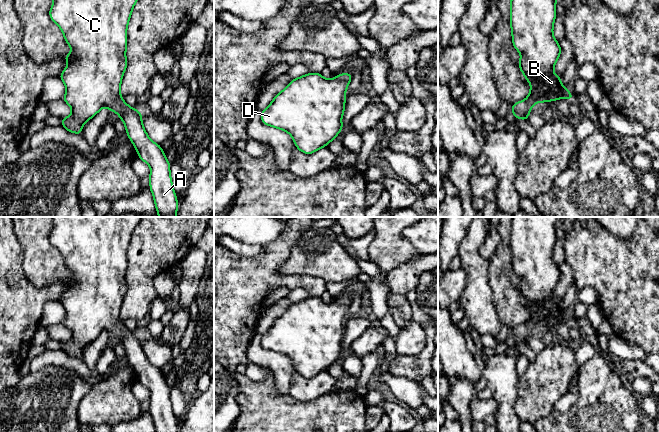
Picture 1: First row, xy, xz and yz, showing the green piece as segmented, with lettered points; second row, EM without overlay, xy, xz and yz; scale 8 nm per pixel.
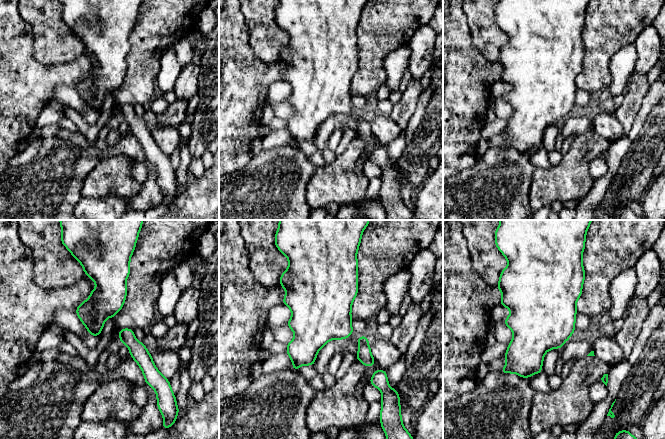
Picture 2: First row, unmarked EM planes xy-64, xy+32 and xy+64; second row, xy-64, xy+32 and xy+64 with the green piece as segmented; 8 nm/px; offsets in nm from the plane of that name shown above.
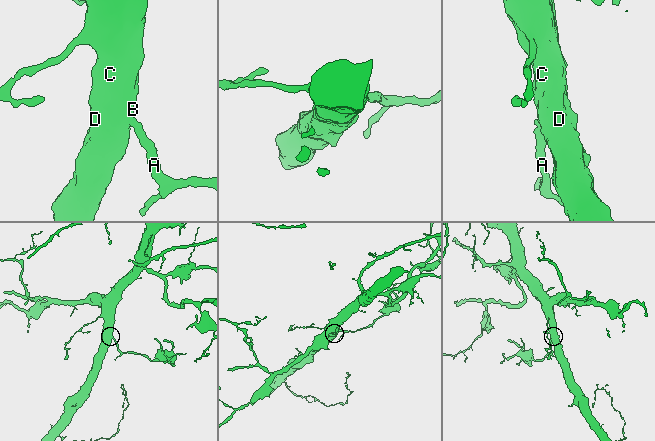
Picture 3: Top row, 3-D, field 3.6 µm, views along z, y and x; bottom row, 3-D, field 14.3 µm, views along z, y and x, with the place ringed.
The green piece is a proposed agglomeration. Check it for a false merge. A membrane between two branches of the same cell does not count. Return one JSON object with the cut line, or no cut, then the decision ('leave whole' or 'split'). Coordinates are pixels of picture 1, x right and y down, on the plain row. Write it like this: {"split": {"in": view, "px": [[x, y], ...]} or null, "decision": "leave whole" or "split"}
{"split": null, "decision": "leave whole"}

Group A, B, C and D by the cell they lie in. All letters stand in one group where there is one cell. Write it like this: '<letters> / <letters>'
A B C D

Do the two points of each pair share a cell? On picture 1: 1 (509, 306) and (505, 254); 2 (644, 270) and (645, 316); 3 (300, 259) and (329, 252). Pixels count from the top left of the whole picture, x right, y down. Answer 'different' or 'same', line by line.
1: same
2: same
3: same

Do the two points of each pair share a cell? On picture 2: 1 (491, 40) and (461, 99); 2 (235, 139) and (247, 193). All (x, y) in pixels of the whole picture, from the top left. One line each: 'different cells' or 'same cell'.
1: different cells
2: different cells

